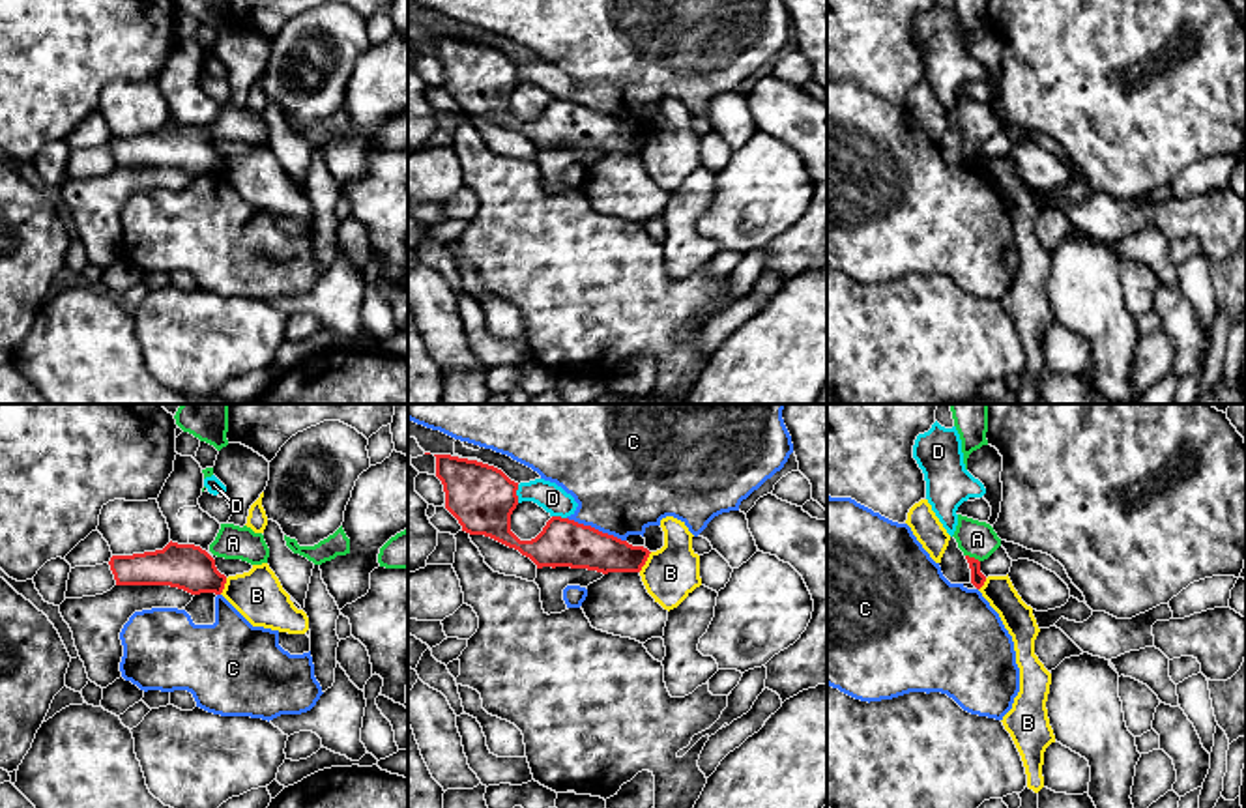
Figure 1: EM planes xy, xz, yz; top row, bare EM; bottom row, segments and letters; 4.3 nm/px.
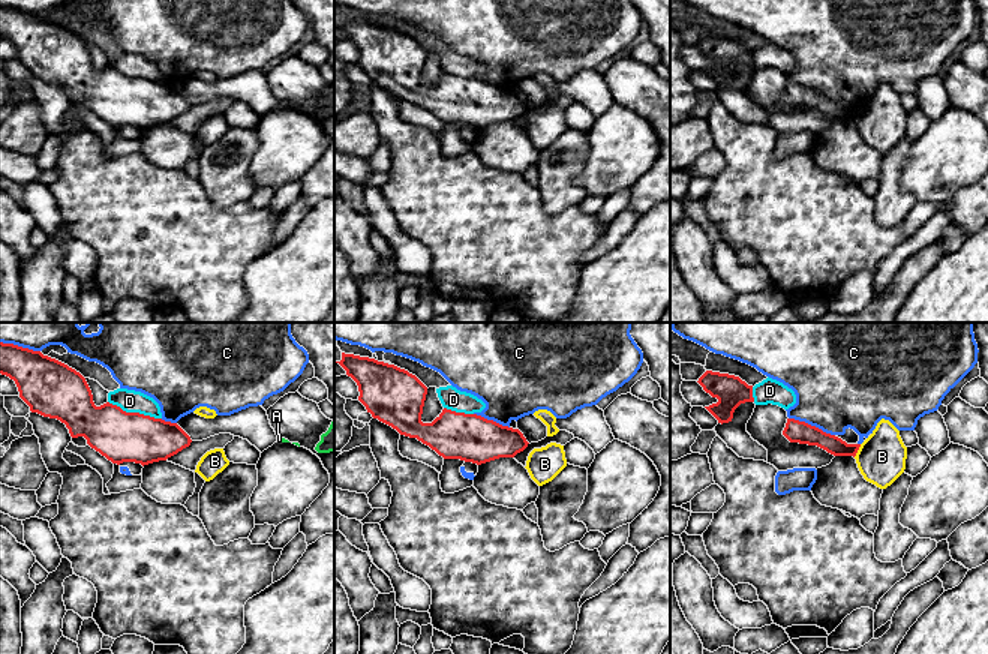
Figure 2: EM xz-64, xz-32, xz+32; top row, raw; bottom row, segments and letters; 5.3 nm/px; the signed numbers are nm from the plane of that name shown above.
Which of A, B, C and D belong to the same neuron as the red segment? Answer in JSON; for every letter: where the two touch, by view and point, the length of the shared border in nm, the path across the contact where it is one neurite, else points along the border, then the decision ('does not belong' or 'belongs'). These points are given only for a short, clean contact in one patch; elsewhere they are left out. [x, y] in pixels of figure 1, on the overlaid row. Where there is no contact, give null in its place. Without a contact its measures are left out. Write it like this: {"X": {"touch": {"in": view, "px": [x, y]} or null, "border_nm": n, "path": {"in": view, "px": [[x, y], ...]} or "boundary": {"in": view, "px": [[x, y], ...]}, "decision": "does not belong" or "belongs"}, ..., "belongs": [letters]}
{"A": {"touch": {"in": "yz", "px": [973, 558]}, "border_nm": 70, "path": {"in": "yz", "px": [[977, 578], [973, 558], [977, 539]]}, "decision": "belongs"}, "B": {"touch": {"in": "xz", "px": [646, 560]}, "border_nm": 110, "boundary": {"in": "xz", "px": [[651, 552], [638, 571]]}, "decision": "does not belong"}, "C": {"touch": {"in": "xz", "px": [597, 530]}, "border_nm": 280, "decision": "does not belong"}, "D": {"touch": {"in": "xz", "px": [515, 494]}, "border_nm": 80, "decision": "does not belong"}, "belongs": ["A"]}

